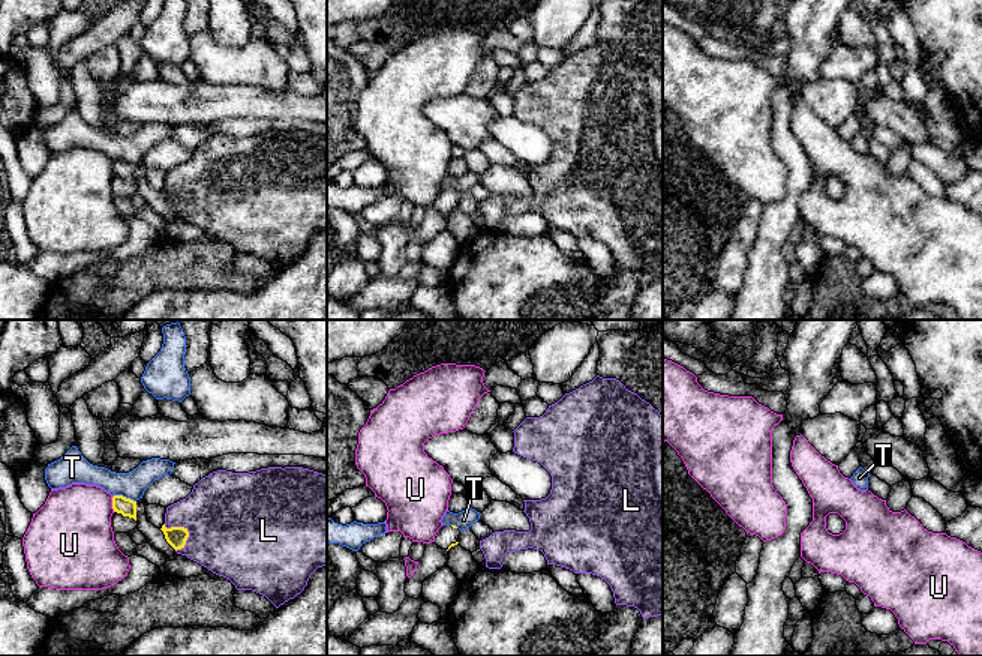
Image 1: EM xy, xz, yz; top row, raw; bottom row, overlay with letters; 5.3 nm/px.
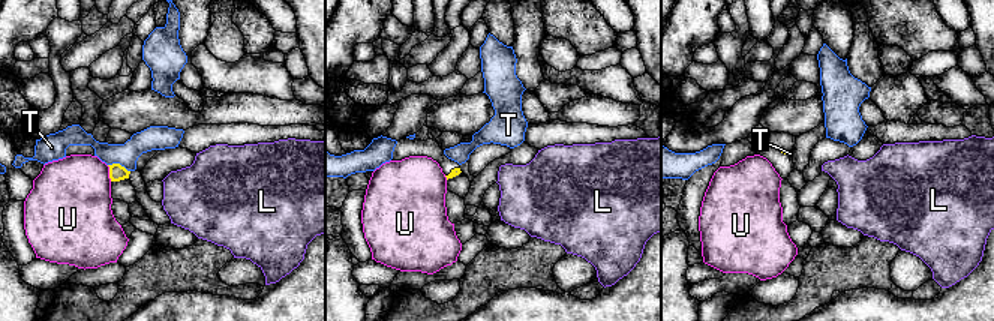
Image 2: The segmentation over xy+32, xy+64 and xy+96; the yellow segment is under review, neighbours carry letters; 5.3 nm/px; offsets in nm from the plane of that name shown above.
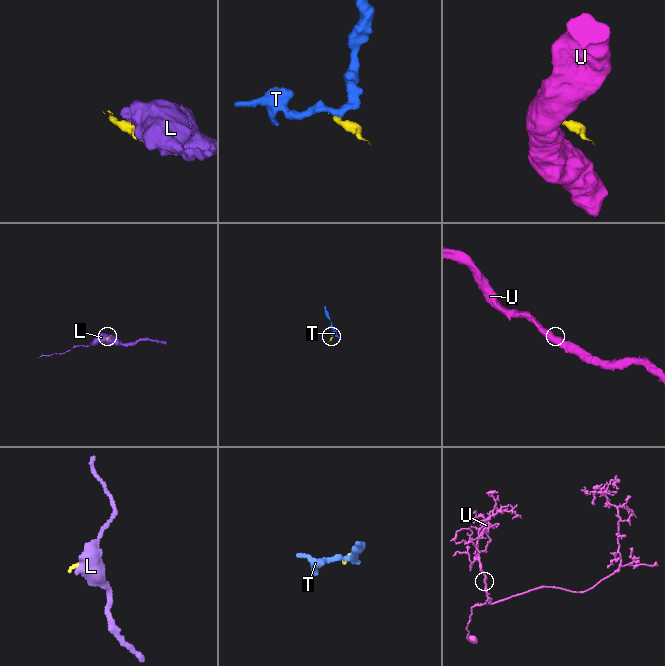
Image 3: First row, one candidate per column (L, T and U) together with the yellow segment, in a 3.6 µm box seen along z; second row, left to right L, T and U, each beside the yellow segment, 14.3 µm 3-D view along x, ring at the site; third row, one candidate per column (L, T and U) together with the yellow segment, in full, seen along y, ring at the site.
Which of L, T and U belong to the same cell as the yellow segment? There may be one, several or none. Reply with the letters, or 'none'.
none

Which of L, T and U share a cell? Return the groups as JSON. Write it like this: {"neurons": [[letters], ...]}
{"neurons": [["L"], ["T"], ["U"]]}

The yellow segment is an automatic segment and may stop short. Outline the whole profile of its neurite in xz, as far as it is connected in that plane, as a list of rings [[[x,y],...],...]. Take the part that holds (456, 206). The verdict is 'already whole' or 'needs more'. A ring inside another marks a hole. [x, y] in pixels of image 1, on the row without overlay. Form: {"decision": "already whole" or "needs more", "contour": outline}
{"decision": "needs more", "contour": [[[442,189],[436,200],[435,207],[442,213],[450,213],[451,210],[457,209],[460,194],[456,189]]]}

